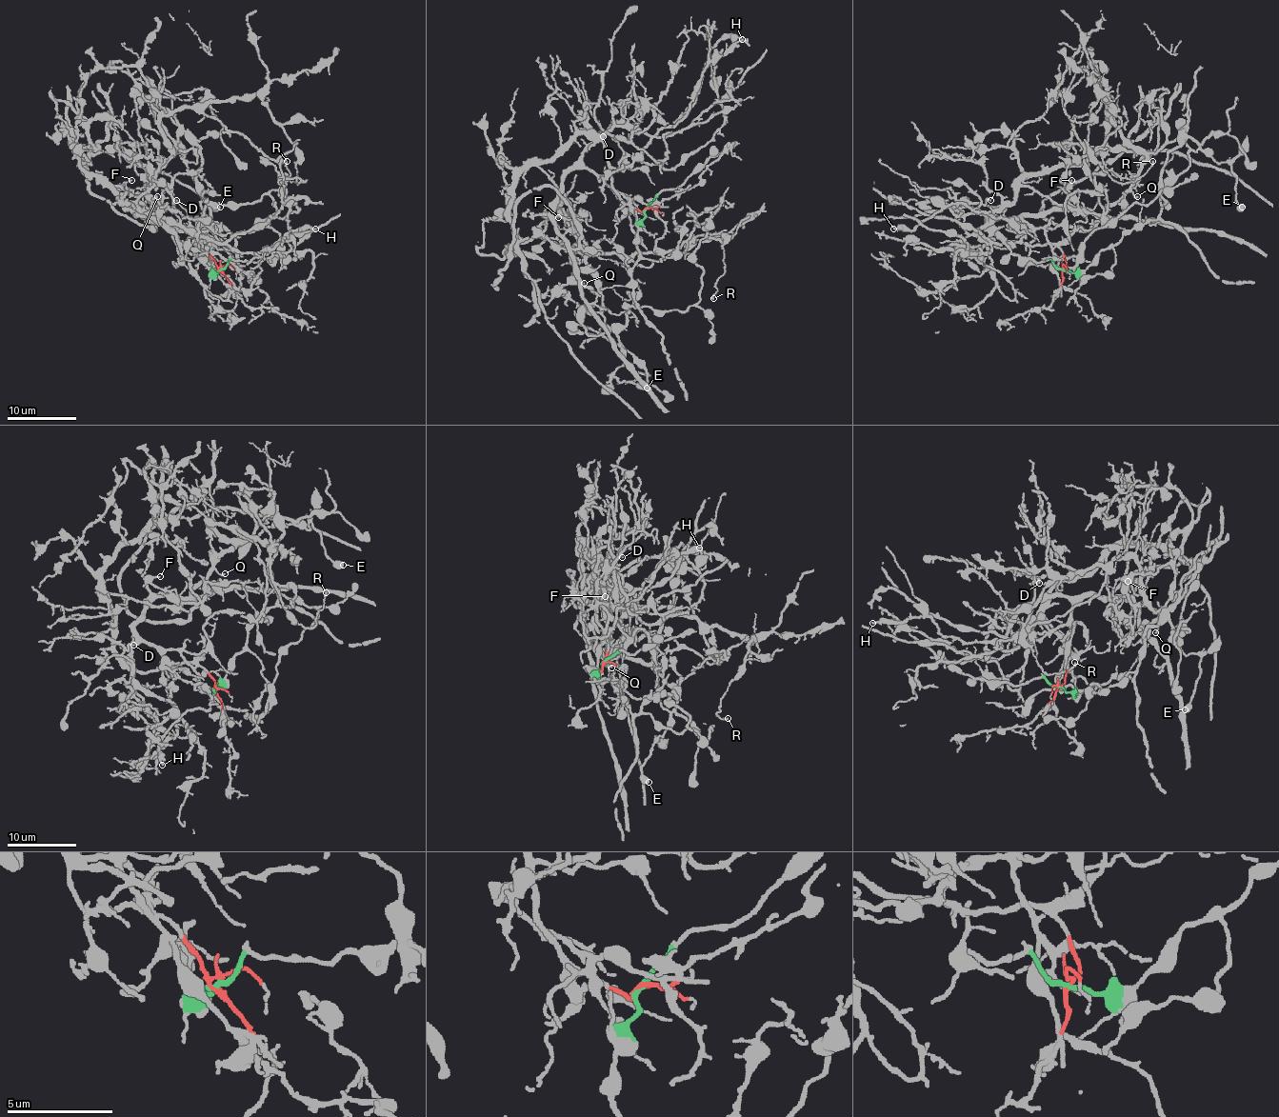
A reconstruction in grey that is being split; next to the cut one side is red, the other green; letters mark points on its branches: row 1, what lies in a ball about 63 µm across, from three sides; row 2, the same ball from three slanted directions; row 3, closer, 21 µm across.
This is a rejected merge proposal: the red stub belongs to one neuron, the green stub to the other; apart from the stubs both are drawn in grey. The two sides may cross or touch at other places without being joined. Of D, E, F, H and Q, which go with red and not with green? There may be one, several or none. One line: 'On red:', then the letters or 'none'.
On red: Q

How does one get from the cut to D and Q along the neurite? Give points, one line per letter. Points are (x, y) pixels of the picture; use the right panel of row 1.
D: (1063, 269), (1073, 272), (1078, 264), (1059, 257), (1042, 228), (1016, 219), (989, 223), (980, 207), (990, 200)
Q: (1063, 269), (1066, 259), (1057, 247), (1004, 240), (989, 217), (1029, 186), (1103, 217), (1129, 191), (1137, 196)

